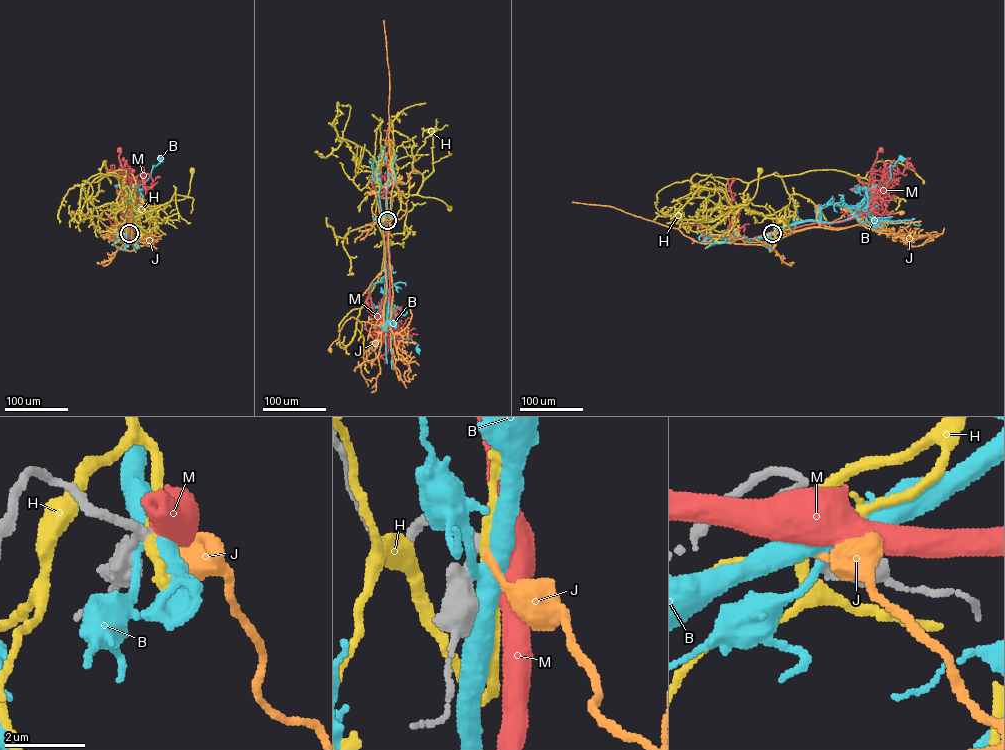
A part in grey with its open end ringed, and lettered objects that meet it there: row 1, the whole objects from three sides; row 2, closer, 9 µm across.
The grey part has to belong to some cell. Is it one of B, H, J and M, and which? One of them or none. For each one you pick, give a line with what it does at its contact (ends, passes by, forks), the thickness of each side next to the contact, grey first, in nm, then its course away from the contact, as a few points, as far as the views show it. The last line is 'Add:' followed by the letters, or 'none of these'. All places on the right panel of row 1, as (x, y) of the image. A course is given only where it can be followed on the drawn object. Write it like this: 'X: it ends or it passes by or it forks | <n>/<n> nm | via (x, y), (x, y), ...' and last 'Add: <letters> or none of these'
J: it ends | 240/190 nm | via (772, 233), (778, 237), (814, 227), (838, 230), (858, 225), (877, 228), (873, 227), (868, 215), (901, 212)
Add: J

